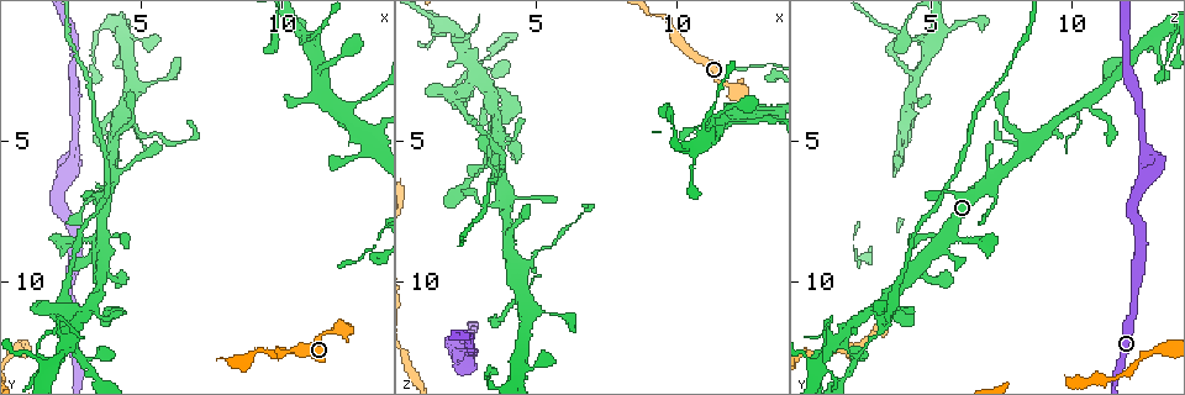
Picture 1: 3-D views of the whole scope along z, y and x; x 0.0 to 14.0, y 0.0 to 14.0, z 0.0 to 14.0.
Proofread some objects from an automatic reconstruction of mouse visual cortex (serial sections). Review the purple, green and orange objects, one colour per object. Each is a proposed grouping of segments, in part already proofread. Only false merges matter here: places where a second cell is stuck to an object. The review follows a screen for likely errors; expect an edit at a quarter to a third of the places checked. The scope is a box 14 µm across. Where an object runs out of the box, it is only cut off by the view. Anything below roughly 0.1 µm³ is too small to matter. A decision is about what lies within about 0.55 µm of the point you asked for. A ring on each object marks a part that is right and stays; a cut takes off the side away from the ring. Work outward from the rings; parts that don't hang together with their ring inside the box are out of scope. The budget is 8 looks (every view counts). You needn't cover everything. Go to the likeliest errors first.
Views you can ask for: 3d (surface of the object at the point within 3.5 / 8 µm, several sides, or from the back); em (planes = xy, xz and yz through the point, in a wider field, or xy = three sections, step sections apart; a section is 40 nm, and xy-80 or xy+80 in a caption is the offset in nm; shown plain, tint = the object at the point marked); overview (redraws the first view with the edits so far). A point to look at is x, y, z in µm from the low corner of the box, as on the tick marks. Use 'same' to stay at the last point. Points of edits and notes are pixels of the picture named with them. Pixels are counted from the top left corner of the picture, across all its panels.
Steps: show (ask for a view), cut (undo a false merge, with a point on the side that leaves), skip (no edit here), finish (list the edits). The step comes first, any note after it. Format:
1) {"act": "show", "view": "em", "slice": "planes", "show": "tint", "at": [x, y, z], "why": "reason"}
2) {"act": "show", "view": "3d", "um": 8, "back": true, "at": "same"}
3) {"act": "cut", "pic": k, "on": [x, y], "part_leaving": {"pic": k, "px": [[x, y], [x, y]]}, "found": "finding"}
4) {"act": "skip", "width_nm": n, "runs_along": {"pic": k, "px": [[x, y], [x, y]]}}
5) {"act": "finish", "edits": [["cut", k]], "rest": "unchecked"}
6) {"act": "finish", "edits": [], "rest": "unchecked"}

{"act": "show", "view": "3d", "um": 8, "at": [3.0, 12.7, 2.3], "why": "a narrow waist"}

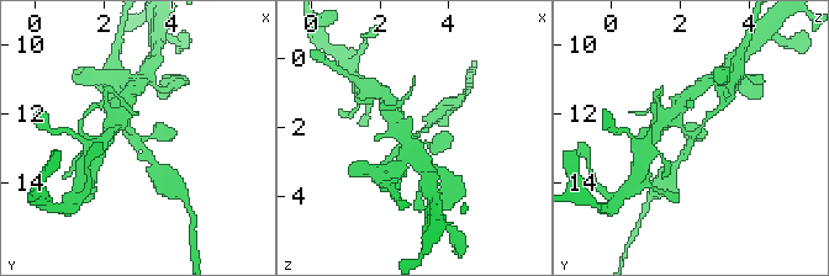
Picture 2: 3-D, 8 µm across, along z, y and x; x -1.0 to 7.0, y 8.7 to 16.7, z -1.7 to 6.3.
{"act": "show", "view": "em", "slice": "planes", "show": "tint", "at": [3.0, 12.7, 2.3], "why": "now the EM"}

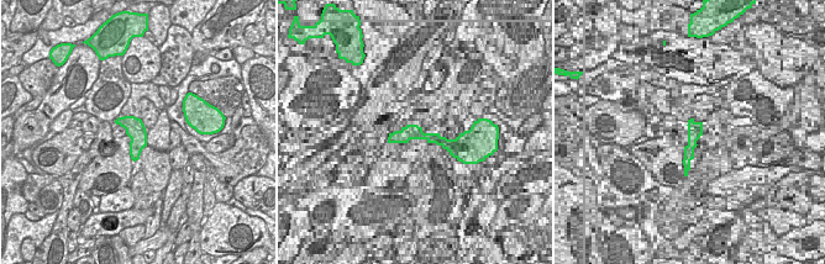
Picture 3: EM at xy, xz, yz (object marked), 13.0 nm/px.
{"act": "skip", "runs_along": {"pic": 2, "px": [[125, 110], [130, 131], [153, 164]]}, "found": "all the same cell"}

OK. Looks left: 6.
{"act": "show", "view": "3d", "um": 3.5, "at": [2.3, 11.0, 3.5], "why": "abrupt turn"}

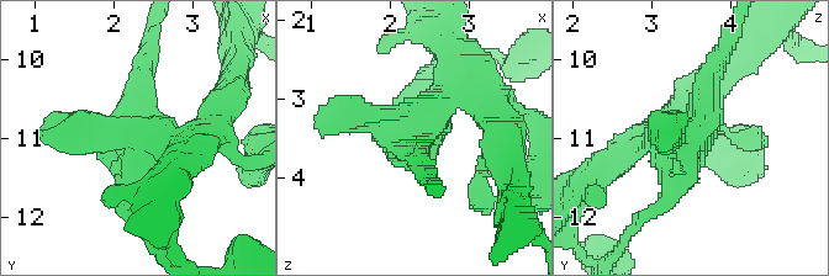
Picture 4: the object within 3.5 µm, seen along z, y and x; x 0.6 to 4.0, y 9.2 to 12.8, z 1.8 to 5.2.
{"act": "show", "view": "em", "slice": "xy", "step": 3, "show": "tint", "at": "same", "why": "need the tissue"}

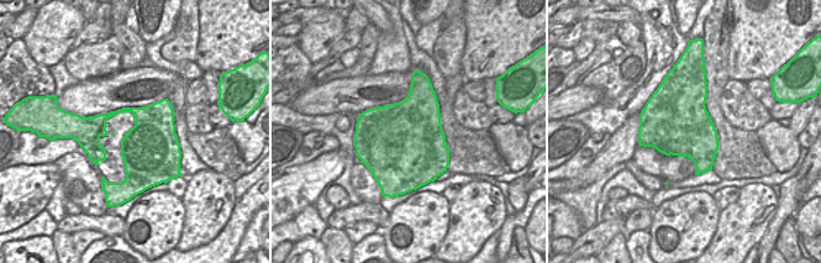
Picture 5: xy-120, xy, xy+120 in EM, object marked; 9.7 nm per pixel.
{"act": "cut", "pic": 4, "on": [148, 70], "found": "a second cell is stuck on"}

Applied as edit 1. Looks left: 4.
{"act": "show", "view": "3d", "um": 3.5, "at": [4.4, 1.2, 13.0], "why": "three-way junction"}

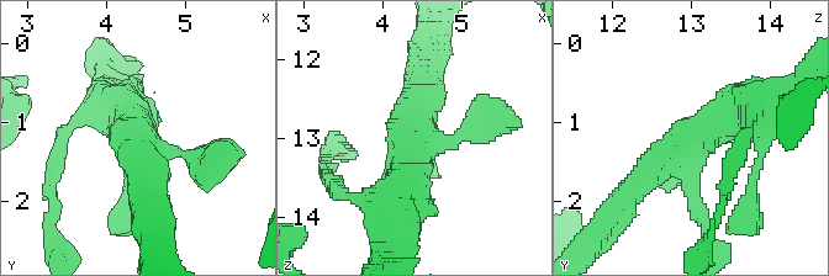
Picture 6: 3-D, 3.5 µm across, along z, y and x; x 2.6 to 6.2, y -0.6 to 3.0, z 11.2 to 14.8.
{"act": "show", "view": "em", "slice": "xy", "step": 2, "show": "tint", "at": [4.45, 1.20, 13.00]}

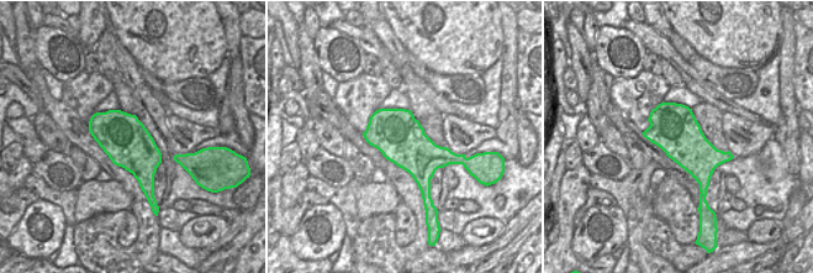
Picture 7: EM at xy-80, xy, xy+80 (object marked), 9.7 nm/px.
{"act": "skip", "runs_along": {"pic": 6, "px": [[629, 196], [676, 147], [755, 109]]}, "found": "all the same cell"}

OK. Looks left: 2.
{"act": "finish", "edits": [["cut", 4]], "rest": "unchecked"}

